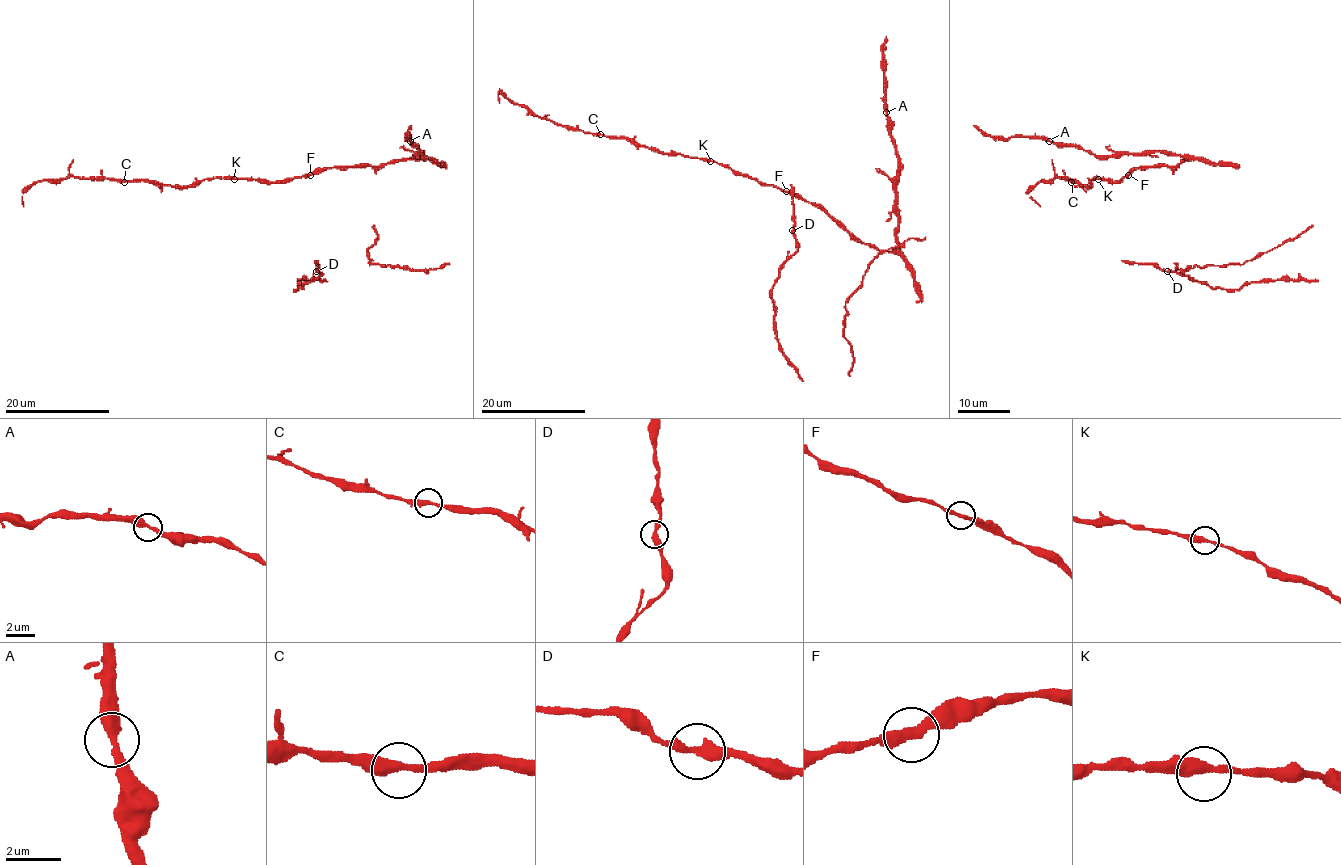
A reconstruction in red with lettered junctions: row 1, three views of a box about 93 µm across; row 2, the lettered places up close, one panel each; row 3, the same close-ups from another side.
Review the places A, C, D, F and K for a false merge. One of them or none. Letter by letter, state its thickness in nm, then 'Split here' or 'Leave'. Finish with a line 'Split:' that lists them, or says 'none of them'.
A: Thickness 360 nm. Leave
C: Thickness 340 nm. Leave
D: Thickness 360 nm. Leave
F: Thickness 320 nm. Leave
K: Thickness 360 nm. Leave
Split: none of them

